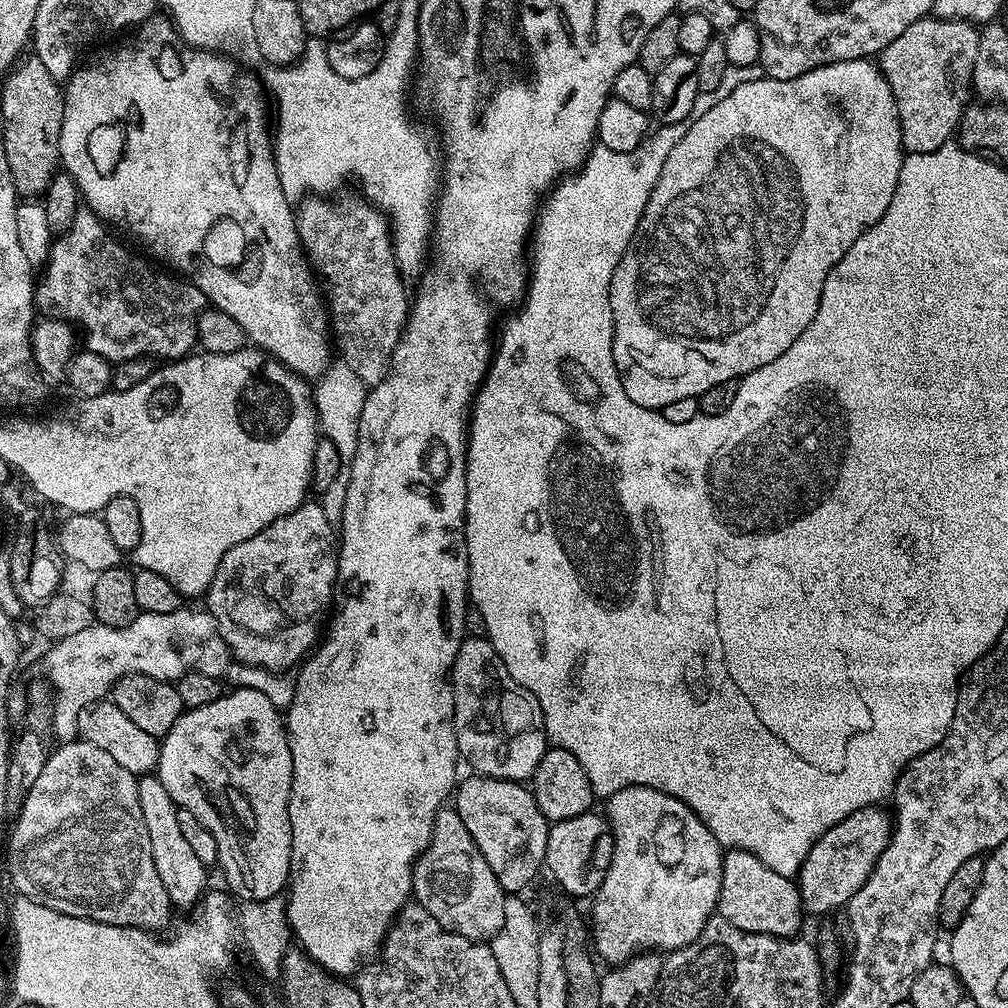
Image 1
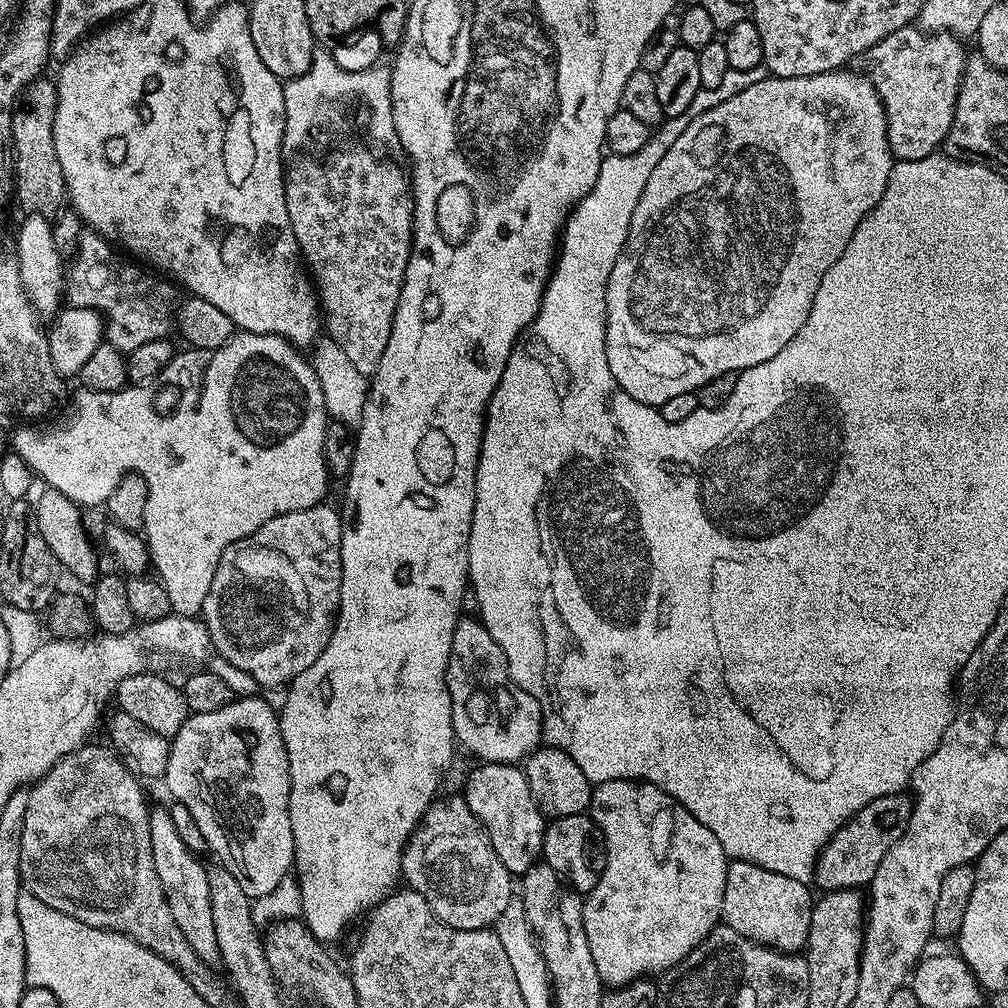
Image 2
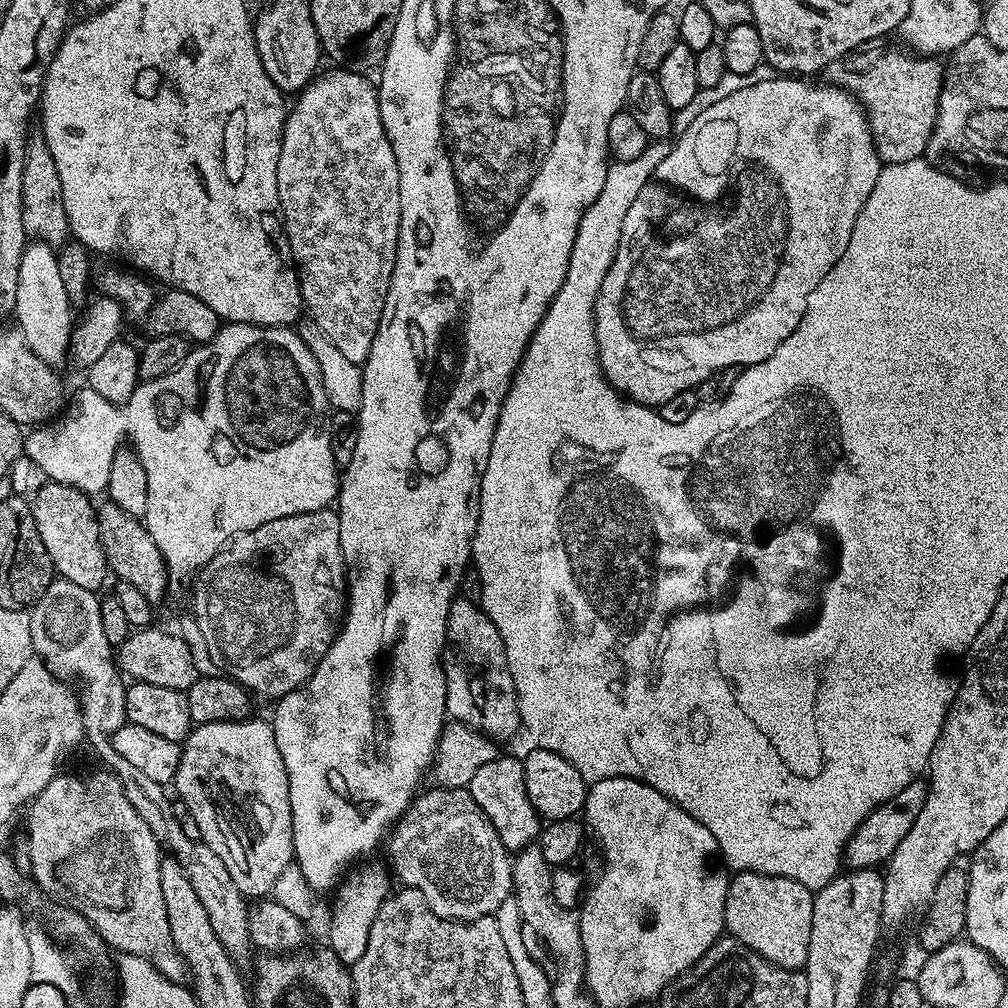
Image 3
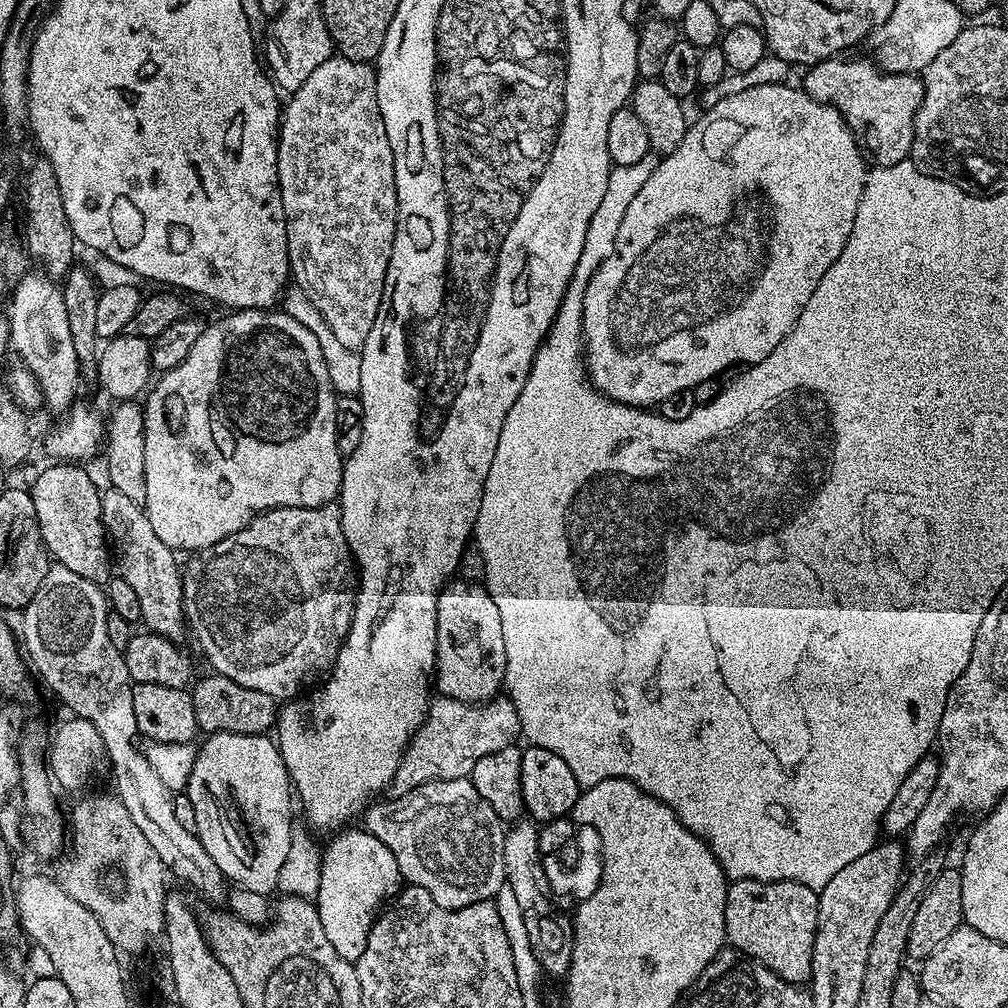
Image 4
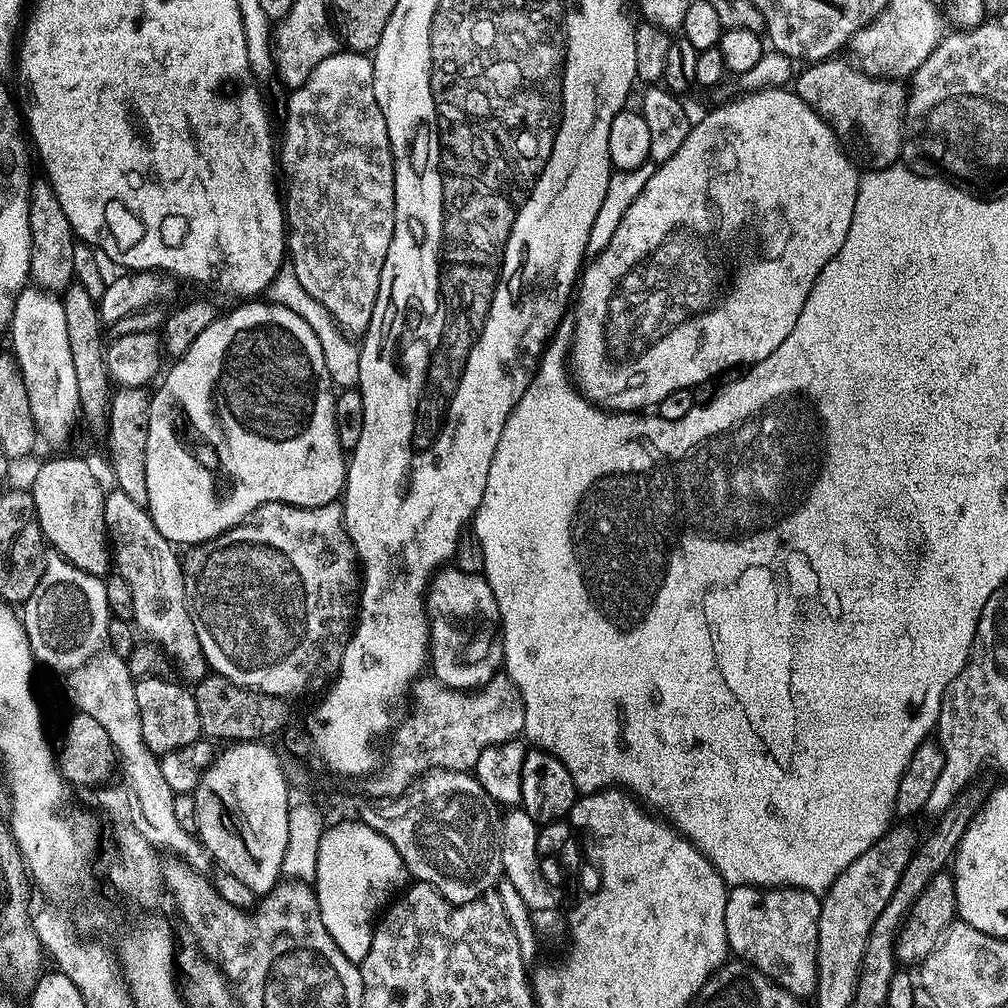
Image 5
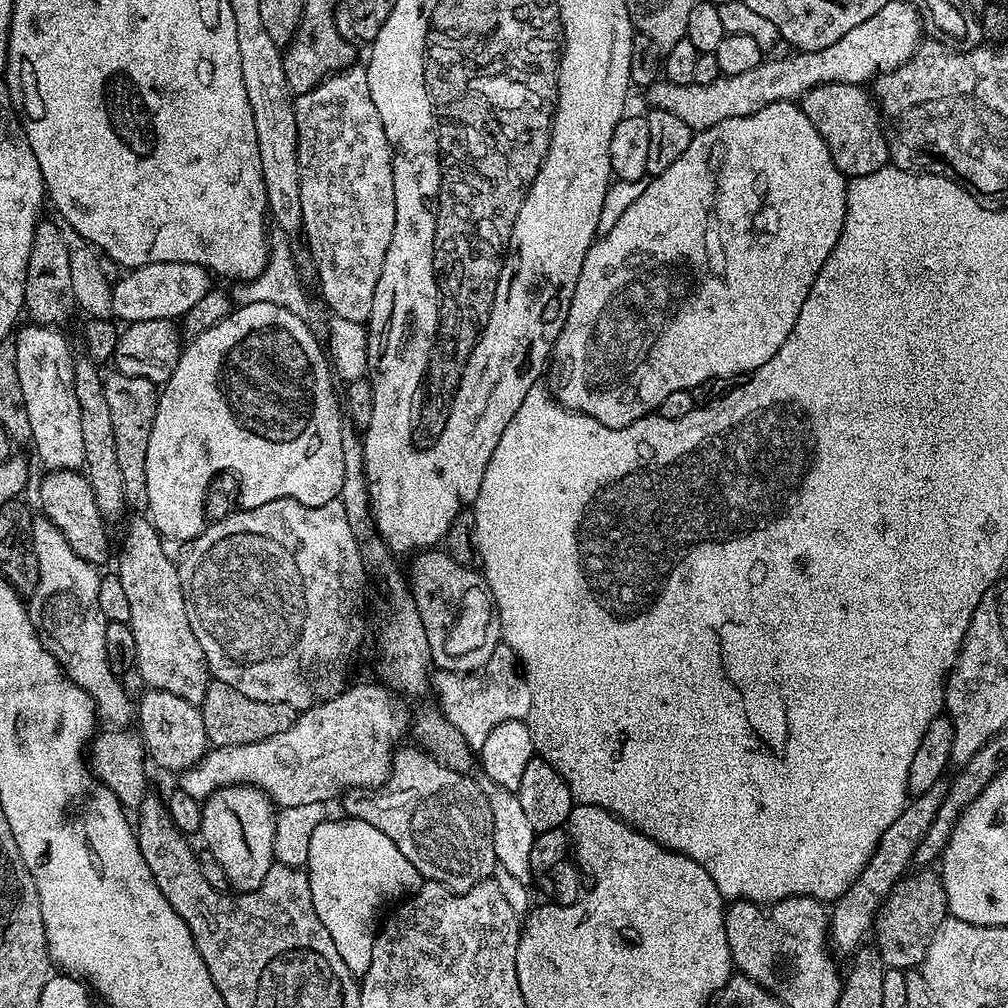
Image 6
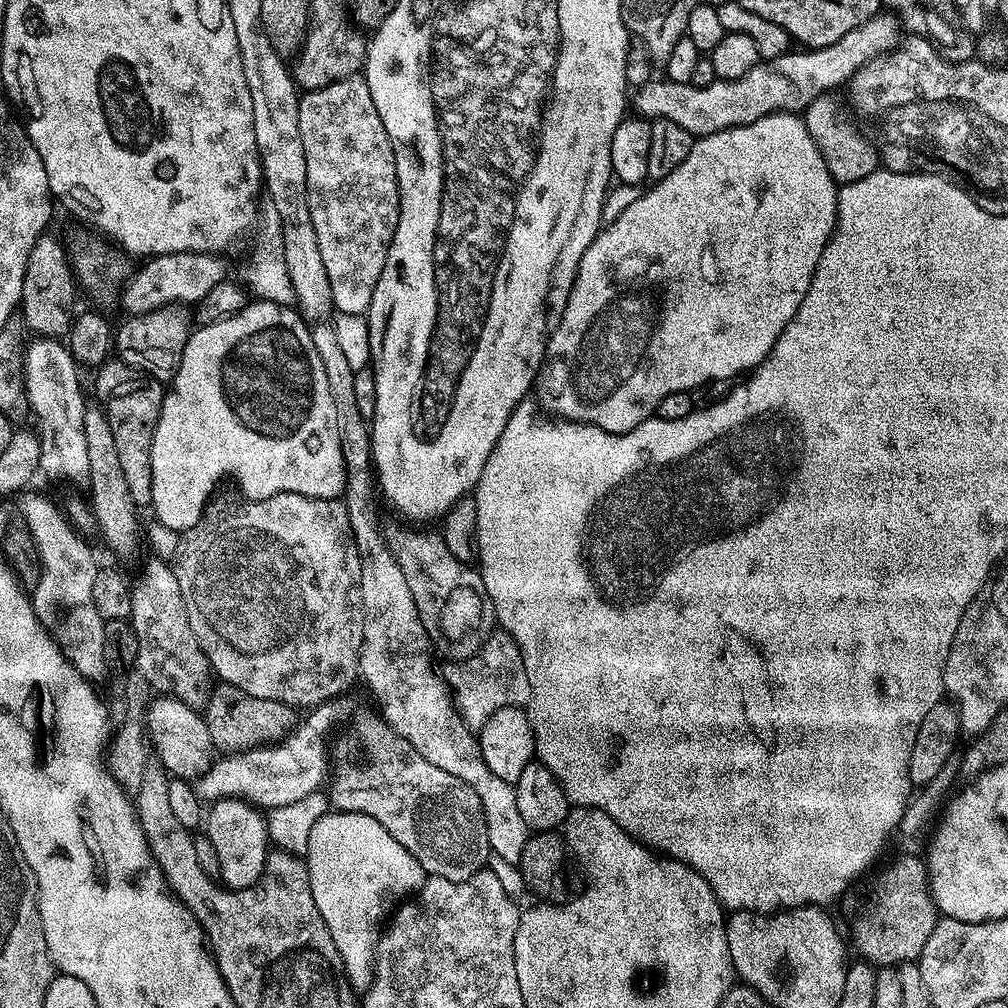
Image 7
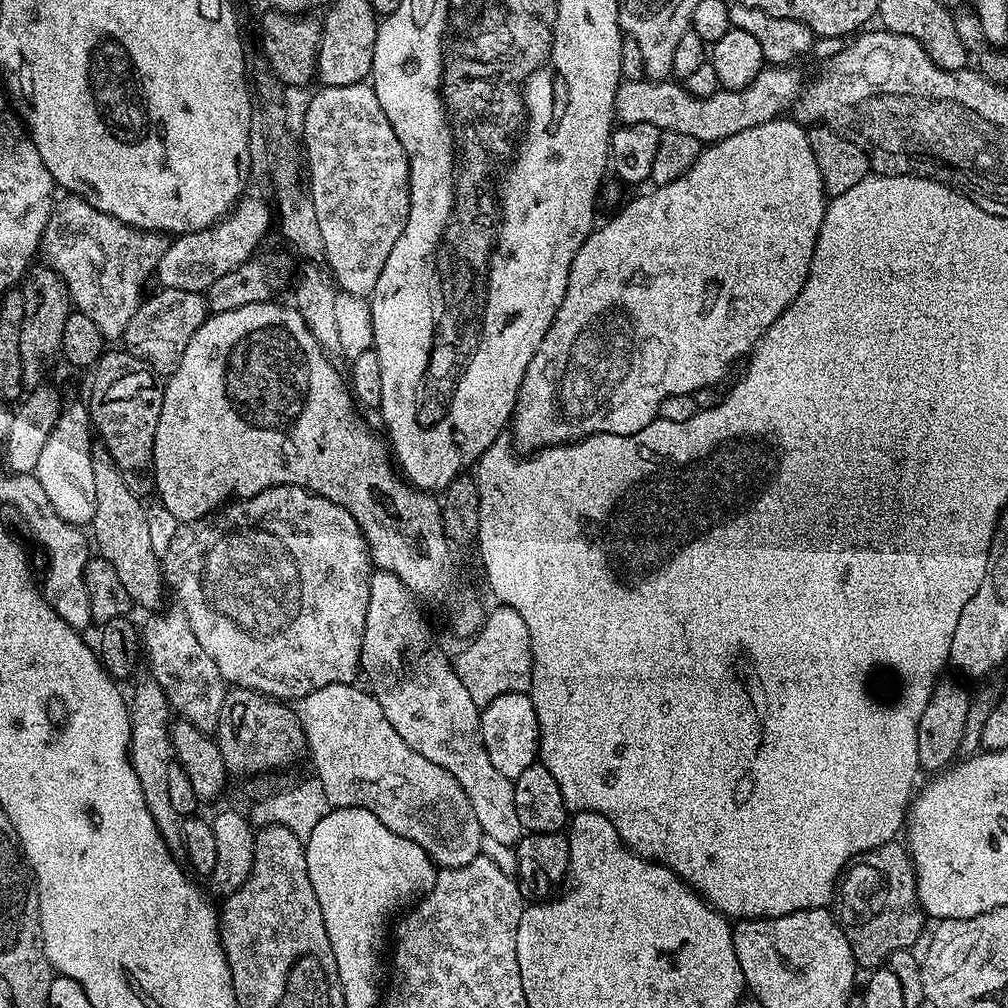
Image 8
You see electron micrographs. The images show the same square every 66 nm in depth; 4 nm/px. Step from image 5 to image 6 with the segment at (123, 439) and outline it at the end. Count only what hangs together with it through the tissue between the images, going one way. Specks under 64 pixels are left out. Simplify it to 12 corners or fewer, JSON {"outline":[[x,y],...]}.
{"outline":[[104,381],[129,509],[148,507],[146,450],[158,384]]}

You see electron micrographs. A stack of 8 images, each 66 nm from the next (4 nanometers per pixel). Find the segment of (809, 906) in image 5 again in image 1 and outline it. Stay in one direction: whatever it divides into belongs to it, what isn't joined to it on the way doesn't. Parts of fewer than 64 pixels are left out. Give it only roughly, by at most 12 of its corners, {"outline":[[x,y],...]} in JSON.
{"outline":[[724,852],[718,915],[750,934],[795,937],[795,879]]}

